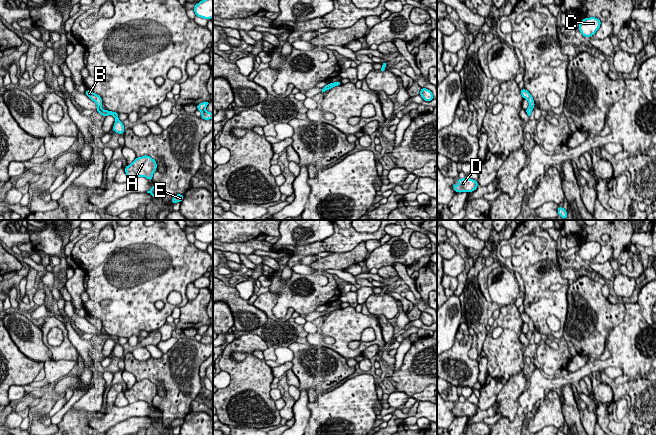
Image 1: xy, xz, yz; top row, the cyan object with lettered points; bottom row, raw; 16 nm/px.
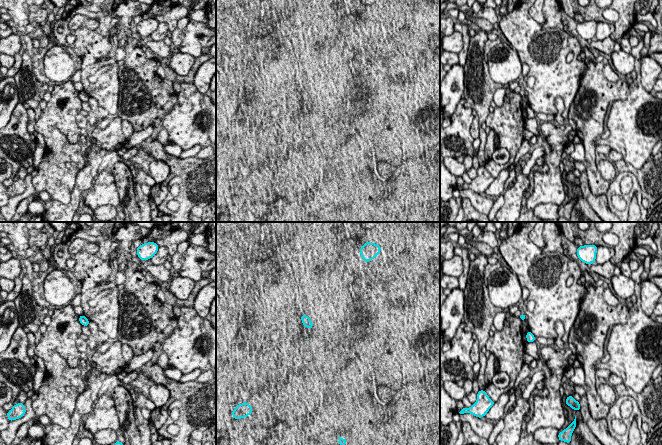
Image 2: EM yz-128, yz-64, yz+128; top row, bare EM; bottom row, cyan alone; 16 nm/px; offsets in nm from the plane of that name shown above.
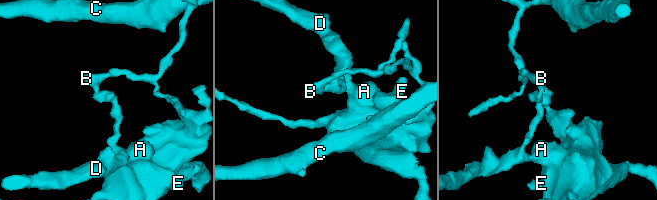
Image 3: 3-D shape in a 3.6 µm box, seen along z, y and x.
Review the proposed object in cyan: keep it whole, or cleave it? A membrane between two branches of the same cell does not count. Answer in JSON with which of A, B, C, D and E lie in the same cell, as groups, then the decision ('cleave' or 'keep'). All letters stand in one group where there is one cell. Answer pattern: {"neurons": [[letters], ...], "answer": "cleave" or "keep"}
{"neurons": [["A", "D", "E"], ["B", "C"]], "answer": "cleave"}

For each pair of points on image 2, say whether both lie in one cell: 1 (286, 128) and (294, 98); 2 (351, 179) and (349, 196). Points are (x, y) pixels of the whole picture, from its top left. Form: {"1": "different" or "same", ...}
{"1": "same", "2": "same"}

